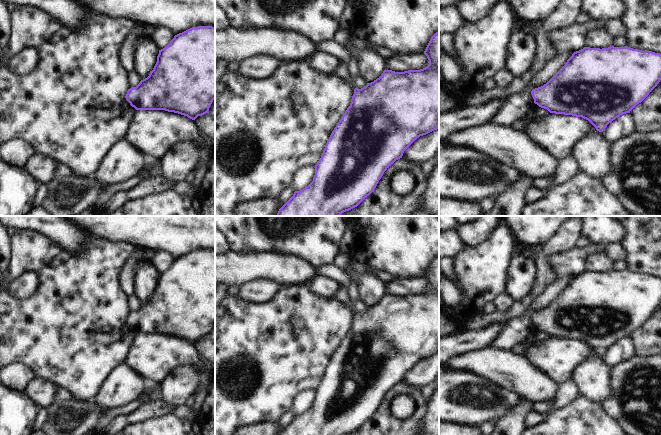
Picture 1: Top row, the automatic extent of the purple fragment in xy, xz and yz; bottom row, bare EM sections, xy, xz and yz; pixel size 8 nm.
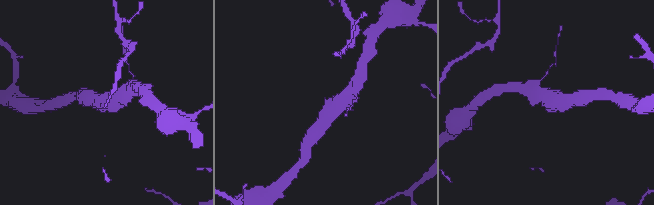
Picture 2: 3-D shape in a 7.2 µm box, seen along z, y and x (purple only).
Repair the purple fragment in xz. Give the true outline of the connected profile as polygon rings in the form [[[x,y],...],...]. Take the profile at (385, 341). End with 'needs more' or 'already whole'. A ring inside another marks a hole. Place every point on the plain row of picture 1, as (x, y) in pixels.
[[[439,255],[430,263],[424,278],[429,284],[429,289],[420,294],[408,294],[404,296],[395,296],[392,294],[384,294],[379,302],[361,313],[354,309],[353,303],[349,300],[347,287],[339,285],[339,288],[333,299],[347,306],[353,314],[353,320],[350,330],[347,332],[336,351],[332,355],[321,382],[315,389],[315,399],[313,405],[300,415],[295,415],[293,420],[279,433],[279,435],[349,435],[357,431],[367,420],[369,420],[376,412],[379,404],[384,396],[398,383],[402,382],[404,375],[420,360],[426,359],[439,351]]]; needs more

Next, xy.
[[[192,251],[175,259],[165,272],[159,274],[157,286],[149,300],[136,311],[128,313],[125,322],[136,334],[165,334],[192,344],[208,337],[215,323],[215,251]]]; already whole

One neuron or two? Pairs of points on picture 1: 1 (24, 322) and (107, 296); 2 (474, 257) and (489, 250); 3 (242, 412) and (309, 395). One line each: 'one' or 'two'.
1: one
2: one
3: two

